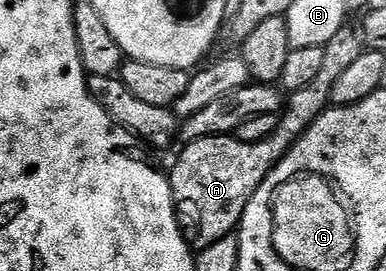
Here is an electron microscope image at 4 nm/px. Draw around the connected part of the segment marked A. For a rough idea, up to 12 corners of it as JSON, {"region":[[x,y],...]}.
{"region":[[345,24],[260,142],[218,134],[169,170],[192,251],[236,233],[268,172],[331,106],[365,39]]}

